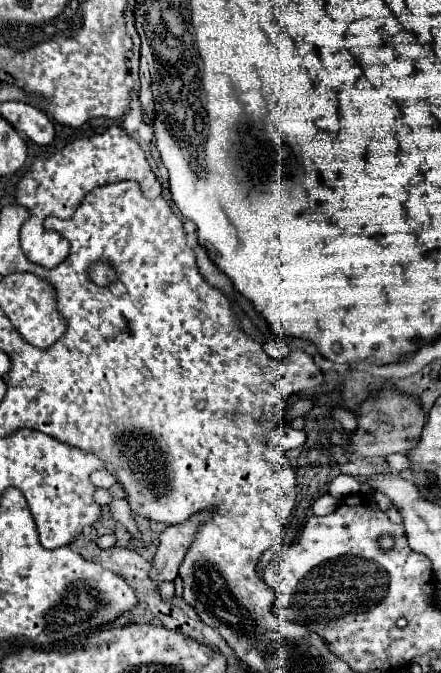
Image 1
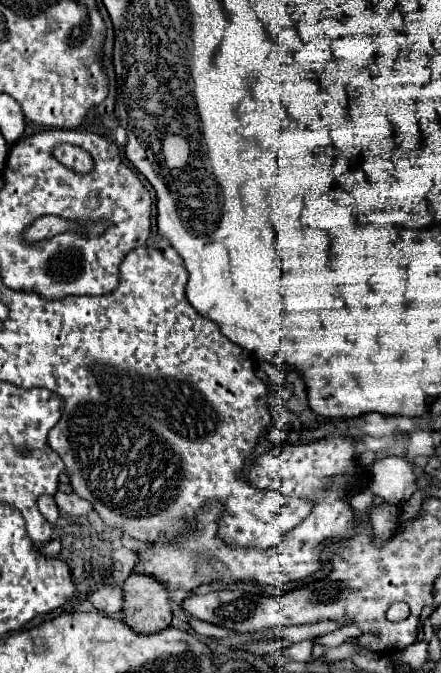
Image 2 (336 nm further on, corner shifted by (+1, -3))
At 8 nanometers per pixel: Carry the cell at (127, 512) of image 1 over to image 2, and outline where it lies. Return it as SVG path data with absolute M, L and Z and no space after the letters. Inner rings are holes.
M58 491L58 493L54 495L54 499L56 499L58 507L60 507L62 511L70 513L70 515L88 515L88 513L92 511L92 503L86 501L86 499L82 499L82 497L78 497L76 493L66 495L66 493L60 493L60 491Z

